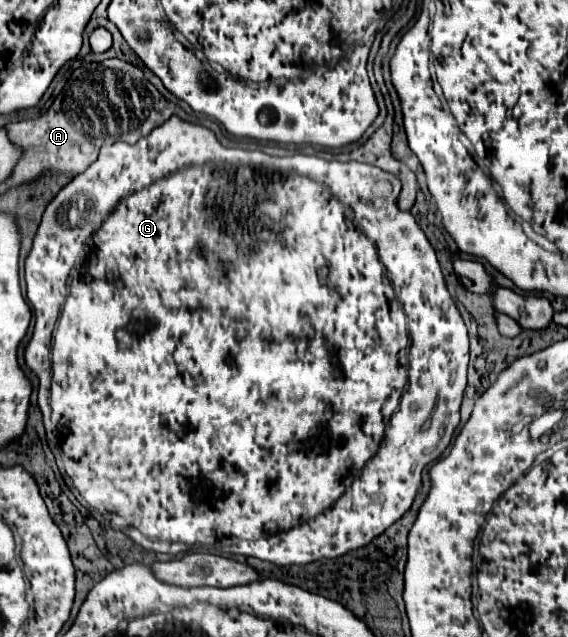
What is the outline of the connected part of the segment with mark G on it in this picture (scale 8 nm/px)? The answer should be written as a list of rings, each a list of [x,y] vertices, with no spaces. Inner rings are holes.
[[[170,116],[160,128],[154,128],[146,138],[140,138],[134,146],[126,144],[126,142],[114,142],[110,146],[102,146],[100,148],[100,156],[96,162],[92,162],[86,172],[82,174],[76,174],[52,200],[50,204],[46,206],[44,214],[42,214],[42,222],[36,230],[36,236],[34,236],[34,242],[32,242],[32,250],[26,258],[26,284],[28,284],[28,300],[34,308],[34,316],[36,316],[36,324],[34,324],[34,332],[32,332],[32,338],[30,342],[26,344],[26,350],[24,350],[24,362],[26,366],[36,372],[38,380],[40,380],[40,386],[38,386],[38,408],[44,416],[44,426],[46,428],[52,428],[50,426],[50,414],[52,413],[52,422],[56,424],[56,432],[60,436],[60,450],[62,450],[62,460],[64,460],[64,470],[66,474],[72,478],[76,490],[82,494],[82,498],[94,508],[98,510],[114,530],[120,530],[136,542],[139,546],[144,548],[146,551],[153,552],[166,552],[164,550],[184,550],[188,552],[188,546],[194,546],[196,544],[205,546],[214,546],[218,550],[226,550],[228,546],[232,544],[240,544],[240,540],[254,540],[254,542],[242,542],[242,546],[238,546],[238,554],[242,556],[254,556],[254,558],[260,558],[260,560],[268,560],[268,562],[274,562],[278,566],[290,566],[290,564],[310,564],[310,562],[316,562],[320,558],[338,558],[350,550],[358,550],[362,546],[366,546],[370,540],[374,540],[376,536],[380,536],[390,524],[394,524],[414,502],[420,486],[422,486],[422,468],[434,460],[438,460],[442,456],[442,452],[448,448],[450,440],[452,440],[452,434],[454,434],[454,428],[458,426],[460,422],[460,404],[462,404],[462,394],[464,394],[464,388],[466,388],[466,368],[468,368],[468,330],[464,326],[464,320],[454,304],[454,300],[450,298],[448,294],[448,288],[446,288],[446,282],[444,282],[444,276],[442,276],[442,270],[440,270],[440,264],[438,264],[438,258],[436,258],[436,252],[434,248],[430,246],[426,234],[422,232],[422,228],[416,224],[414,216],[410,212],[402,212],[398,208],[398,194],[400,194],[400,180],[398,176],[390,174],[390,172],[384,172],[376,166],[370,166],[370,164],[360,164],[360,162],[339,162],[336,160],[330,160],[326,155],[330,154],[325,148],[326,146],[316,146],[312,144],[312,154],[300,154],[300,149],[295,151],[295,156],[288,156],[288,158],[272,158],[272,156],[266,156],[264,152],[248,152],[248,150],[236,150],[236,148],[224,148],[218,138],[214,136],[212,130],[204,128],[204,126],[198,126],[198,124],[190,124],[190,122],[184,122],[180,120],[178,116]],[[248,164],[268,164],[268,168],[264,170],[250,170]],[[186,166],[196,166],[196,176],[192,174],[178,174],[176,170],[182,170]],[[52,332],[54,332],[54,346],[52,346],[52,392],[50,392],[51,384],[51,361],[50,351],[52,344]],[[408,332],[410,332],[410,372],[406,368],[406,358],[408,358]]]

